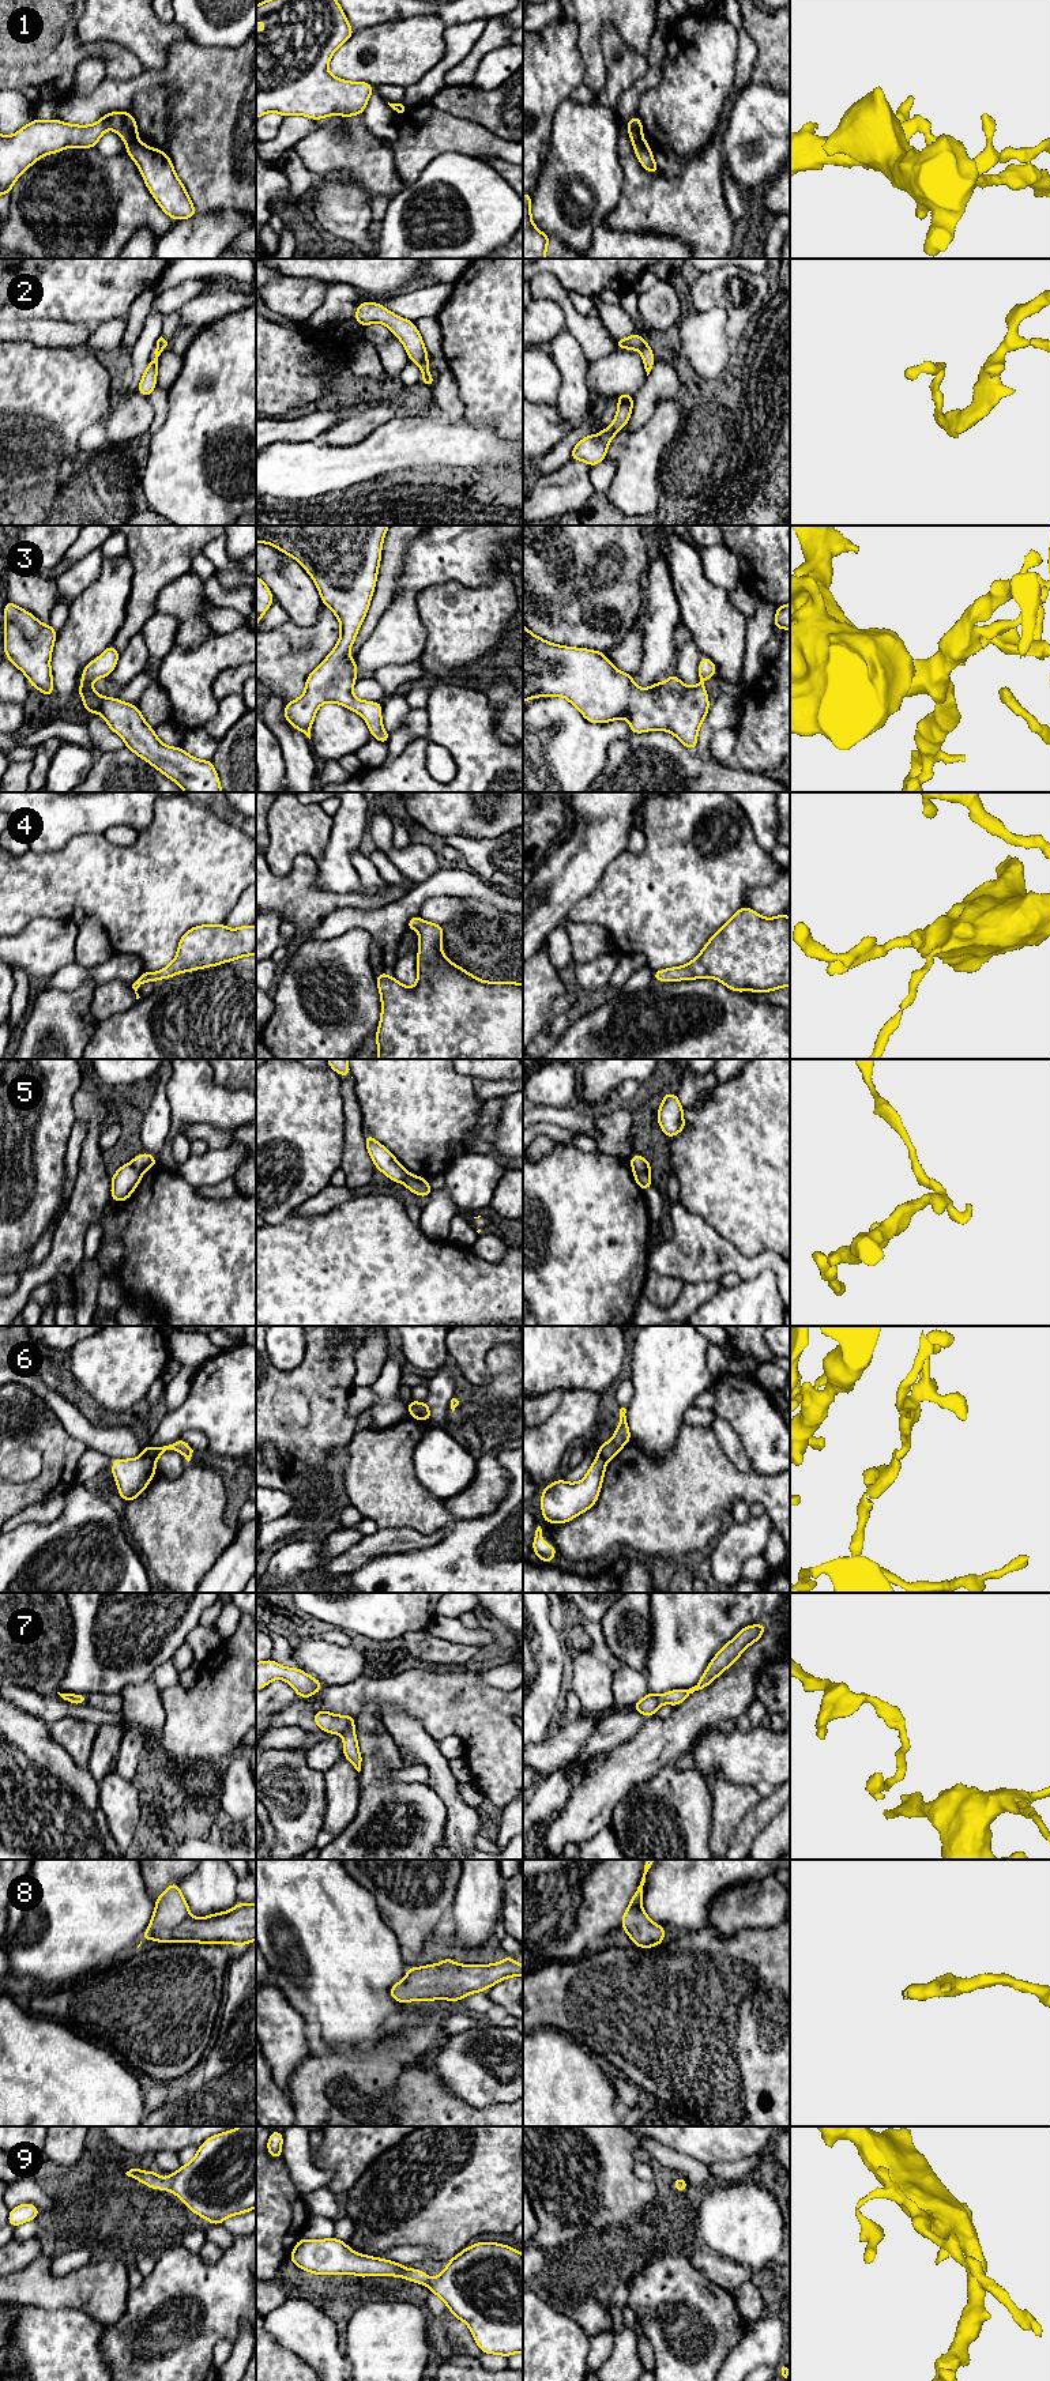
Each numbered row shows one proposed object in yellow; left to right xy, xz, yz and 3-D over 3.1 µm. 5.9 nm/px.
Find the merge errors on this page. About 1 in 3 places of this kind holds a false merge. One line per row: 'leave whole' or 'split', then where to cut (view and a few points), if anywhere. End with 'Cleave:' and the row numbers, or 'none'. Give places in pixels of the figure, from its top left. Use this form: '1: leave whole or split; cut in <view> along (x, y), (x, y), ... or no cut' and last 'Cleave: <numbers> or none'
1: split; cut in xy along (138, 139), (127, 144)
2: leave whole; no cut
3: leave whole; no cut
4: leave whole; no cut
5: split; cut in yz along (633, 1168), (648, 1172)
6: split; cut in xy along (143, 1454), (154, 1461)
7: leave whole; no cut
8: leave whole; no cut
9: leave whole; no cut
Cleave: 1, 5, 6

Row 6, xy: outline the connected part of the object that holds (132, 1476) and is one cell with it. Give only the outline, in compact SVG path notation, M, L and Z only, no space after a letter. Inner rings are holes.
M140 1455L132 1459L113 1458L112 1473L123 1500L131 1502L139 1497L151 1478L155 1476L155 1461Z

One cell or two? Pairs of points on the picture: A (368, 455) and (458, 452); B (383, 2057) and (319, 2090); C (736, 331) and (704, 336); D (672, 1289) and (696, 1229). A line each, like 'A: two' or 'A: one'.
A: one
B: one
C: two
D: two

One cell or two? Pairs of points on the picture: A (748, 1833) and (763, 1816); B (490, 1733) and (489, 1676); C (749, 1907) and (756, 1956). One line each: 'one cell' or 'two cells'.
A: one cell
B: two cells
C: two cells

